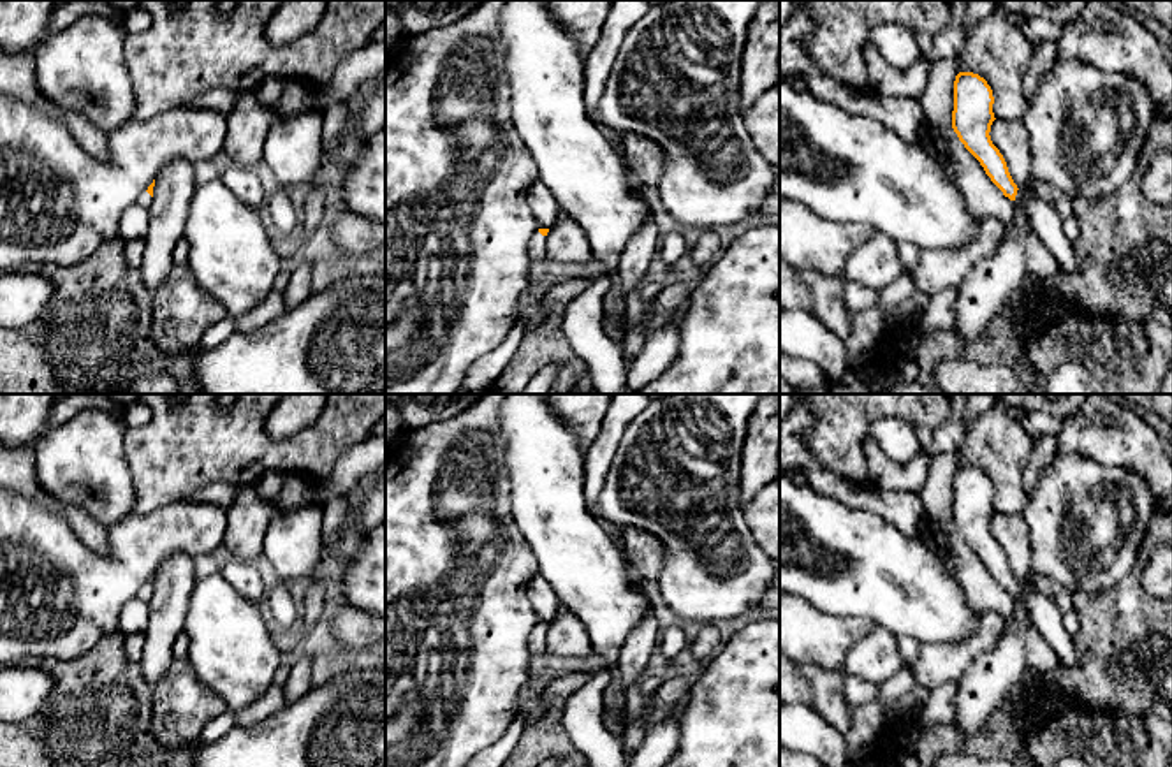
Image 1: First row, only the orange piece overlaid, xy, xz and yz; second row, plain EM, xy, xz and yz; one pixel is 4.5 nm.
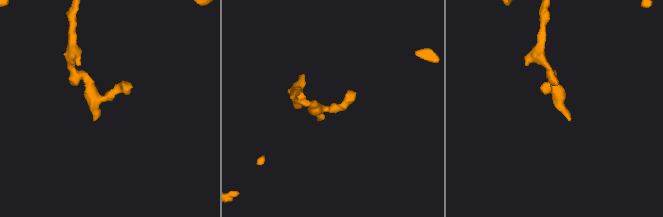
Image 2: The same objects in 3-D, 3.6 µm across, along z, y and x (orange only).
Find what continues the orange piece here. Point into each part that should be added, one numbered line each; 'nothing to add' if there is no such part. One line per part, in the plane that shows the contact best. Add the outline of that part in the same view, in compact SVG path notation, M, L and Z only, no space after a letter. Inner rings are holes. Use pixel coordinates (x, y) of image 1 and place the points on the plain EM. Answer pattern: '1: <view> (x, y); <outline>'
1: yz (1044, 614); M1017 584L1015 595L1022 598L1028 607L1029 625L1044 635L1059 661L1072 668L1077 667L1080 656L1075 649L1073 637L1070 637L1063 626L1063 612L1054 598L1049 598L1026 584Z

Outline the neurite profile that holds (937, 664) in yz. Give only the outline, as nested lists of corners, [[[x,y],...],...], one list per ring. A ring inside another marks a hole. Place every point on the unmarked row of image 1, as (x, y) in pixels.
[[[984,612],[977,633],[959,644],[922,644],[917,658],[905,663],[917,686],[934,690],[949,681],[956,681],[970,663],[982,653],[991,651],[1003,635],[1005,619],[996,612]]]

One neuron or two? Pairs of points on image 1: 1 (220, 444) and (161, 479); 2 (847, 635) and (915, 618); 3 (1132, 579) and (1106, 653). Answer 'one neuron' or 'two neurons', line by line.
1: one neuron
2: two neurons
3: one neuron

